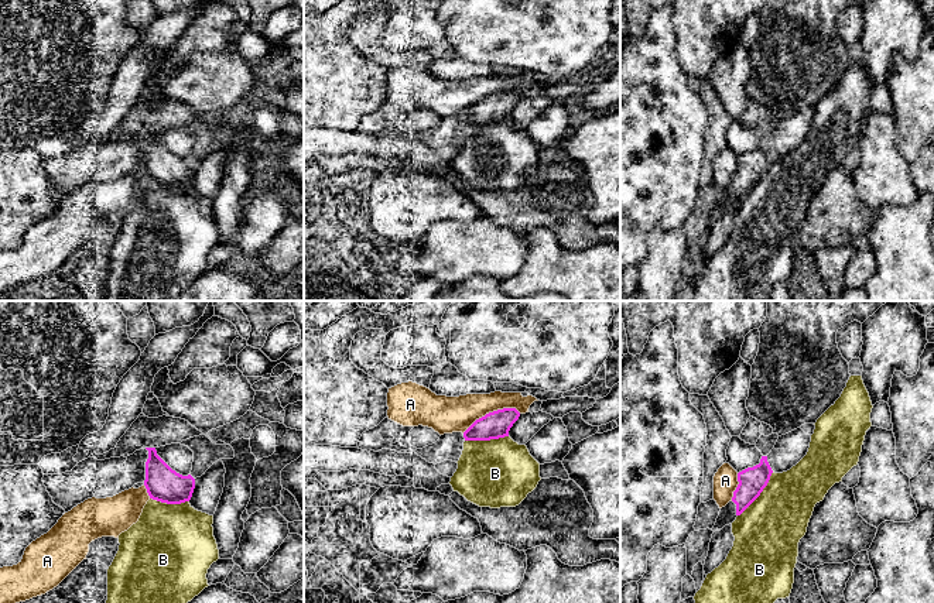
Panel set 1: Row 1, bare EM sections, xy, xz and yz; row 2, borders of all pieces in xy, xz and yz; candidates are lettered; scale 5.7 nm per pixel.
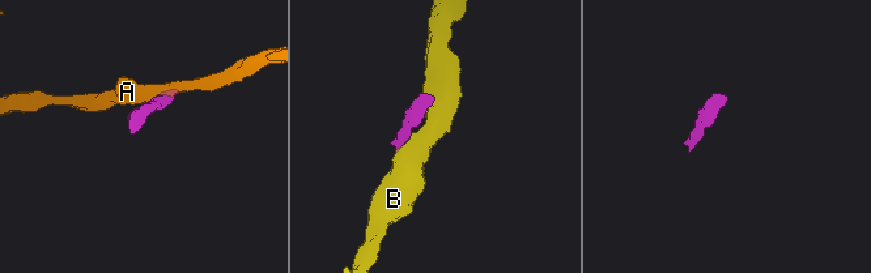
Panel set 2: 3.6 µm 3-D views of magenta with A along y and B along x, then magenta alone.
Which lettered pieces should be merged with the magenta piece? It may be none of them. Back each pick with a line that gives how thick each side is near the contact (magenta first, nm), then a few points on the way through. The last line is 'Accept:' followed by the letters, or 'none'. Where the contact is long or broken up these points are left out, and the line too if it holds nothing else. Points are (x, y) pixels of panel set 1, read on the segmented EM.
Accept: none

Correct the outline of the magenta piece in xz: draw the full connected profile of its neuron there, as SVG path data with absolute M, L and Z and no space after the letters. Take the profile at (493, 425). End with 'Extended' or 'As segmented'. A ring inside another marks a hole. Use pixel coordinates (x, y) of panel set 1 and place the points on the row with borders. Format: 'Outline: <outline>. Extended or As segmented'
Outline: M503 408L476 419L465 432L465 441L490 441L509 436L509 431L519 419L516 408Z. As segmented

